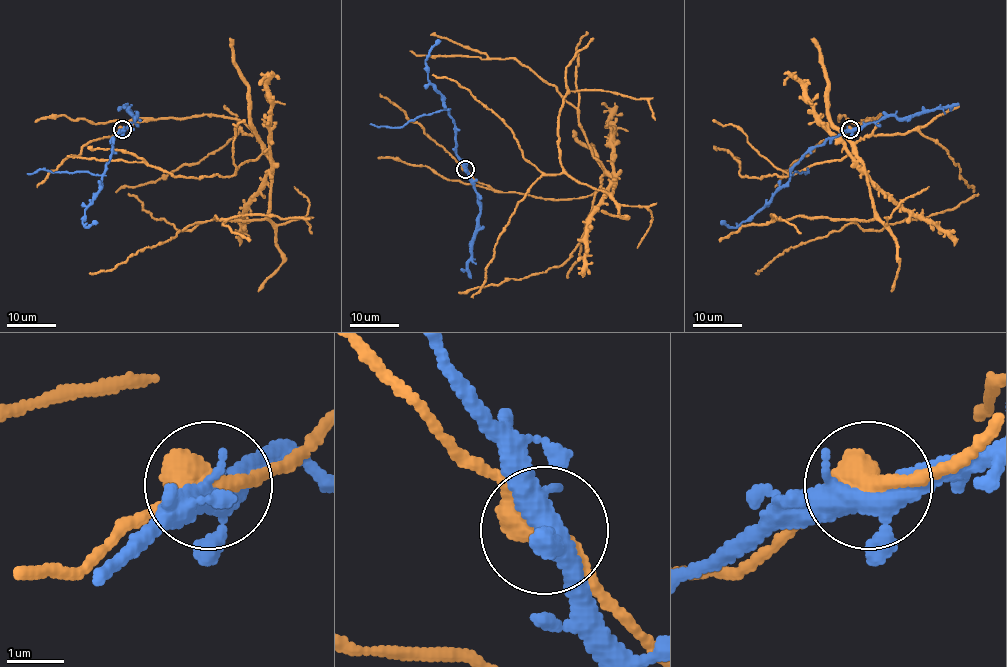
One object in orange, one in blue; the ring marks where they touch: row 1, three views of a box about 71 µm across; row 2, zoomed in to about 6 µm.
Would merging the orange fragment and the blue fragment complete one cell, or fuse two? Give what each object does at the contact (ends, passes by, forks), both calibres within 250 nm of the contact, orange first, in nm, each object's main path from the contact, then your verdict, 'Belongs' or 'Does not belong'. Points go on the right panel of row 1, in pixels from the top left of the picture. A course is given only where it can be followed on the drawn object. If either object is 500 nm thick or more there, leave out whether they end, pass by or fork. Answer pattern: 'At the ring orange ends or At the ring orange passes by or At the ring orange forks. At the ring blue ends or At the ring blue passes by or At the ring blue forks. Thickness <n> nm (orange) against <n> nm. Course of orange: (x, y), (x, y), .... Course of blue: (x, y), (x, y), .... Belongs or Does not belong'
At the ring orange passes by. At the ring blue forks. Thickness 440 nm (orange) against 360 nm. Course of orange: (850, 129), (881, 115), (870, 134), (855, 144), (873, 218), (795, 216), (780, 219), (771, 214), (801, 233). Course of blue: (850, 129), (812, 147), (794, 166), (790, 179), (746, 220), (732, 227), (721, 222). Does not belong

